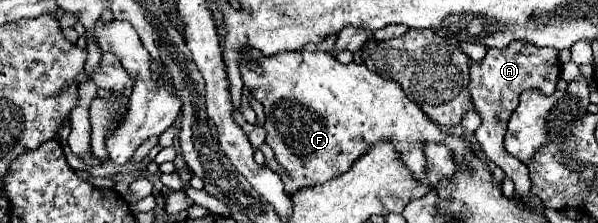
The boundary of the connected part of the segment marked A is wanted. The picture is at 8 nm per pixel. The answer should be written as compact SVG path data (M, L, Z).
M515 41L509 43L507 49L489 49L487 55L475 63L469 63L469 73L471 73L471 81L469 81L469 93L471 93L471 101L473 101L473 109L479 113L481 117L481 127L475 131L475 139L481 145L481 149L485 151L487 159L493 161L497 167L501 167L505 171L507 177L511 177L511 181L515 183L515 191L519 193L521 199L527 201L527 205L533 199L531 193L531 179L529 179L529 169L525 165L521 165L521 161L517 161L513 155L505 153L503 147L503 135L507 131L507 121L513 113L513 109L519 103L519 97L523 91L539 91L543 95L553 93L559 81L559 73L561 73L561 63L557 59L555 49L541 49L523 41Z

